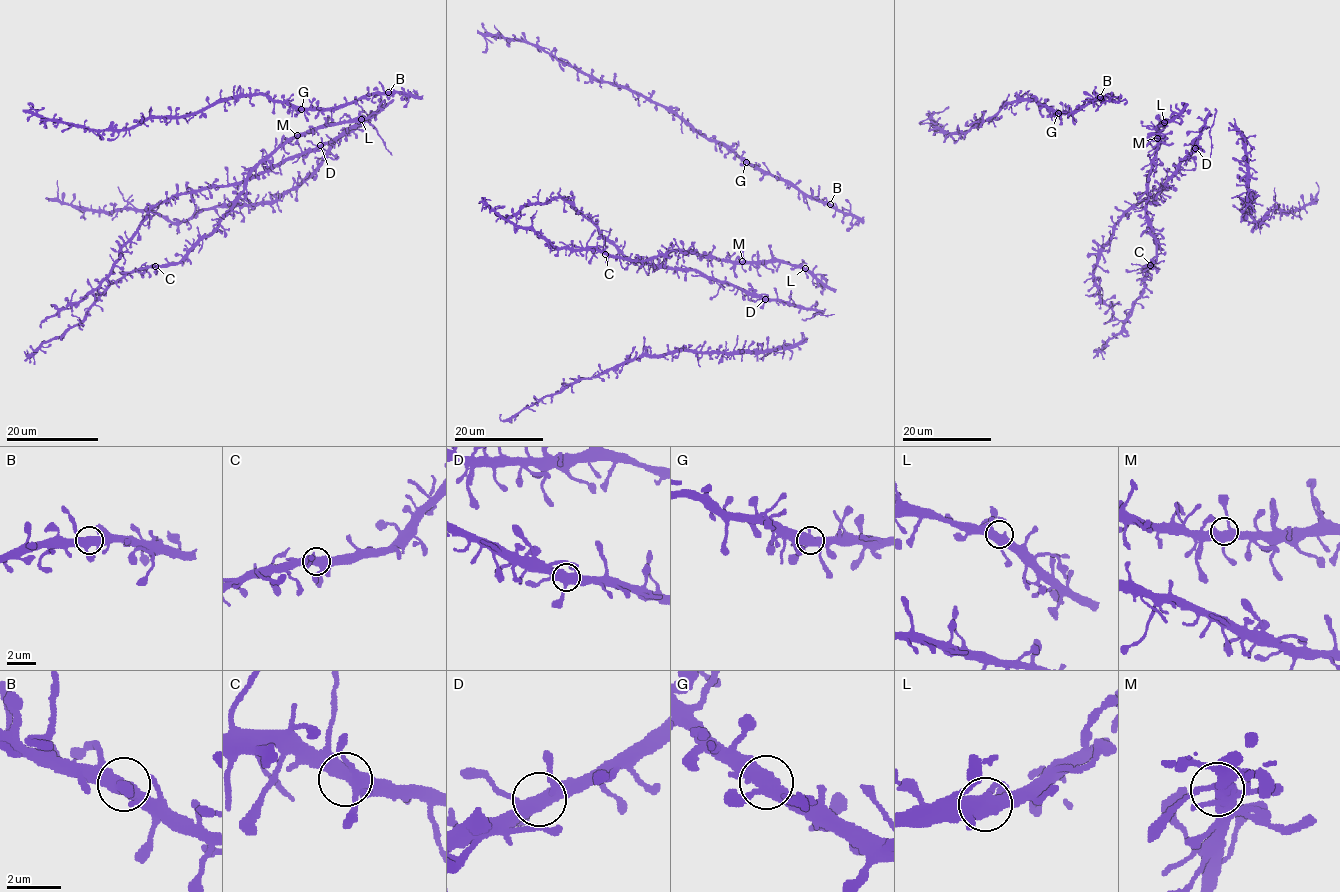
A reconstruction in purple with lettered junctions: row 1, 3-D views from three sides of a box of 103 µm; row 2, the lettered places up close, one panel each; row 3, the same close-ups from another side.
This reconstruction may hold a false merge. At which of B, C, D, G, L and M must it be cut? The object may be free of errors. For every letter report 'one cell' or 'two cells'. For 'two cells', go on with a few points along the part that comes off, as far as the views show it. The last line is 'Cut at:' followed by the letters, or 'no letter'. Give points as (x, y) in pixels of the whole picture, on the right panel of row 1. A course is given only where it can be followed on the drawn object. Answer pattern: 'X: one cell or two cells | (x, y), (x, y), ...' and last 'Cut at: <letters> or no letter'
B: one cell
C: one cell
D: one cell
G: one cell
L: one cell
M: one cell
Cut at: no letter

